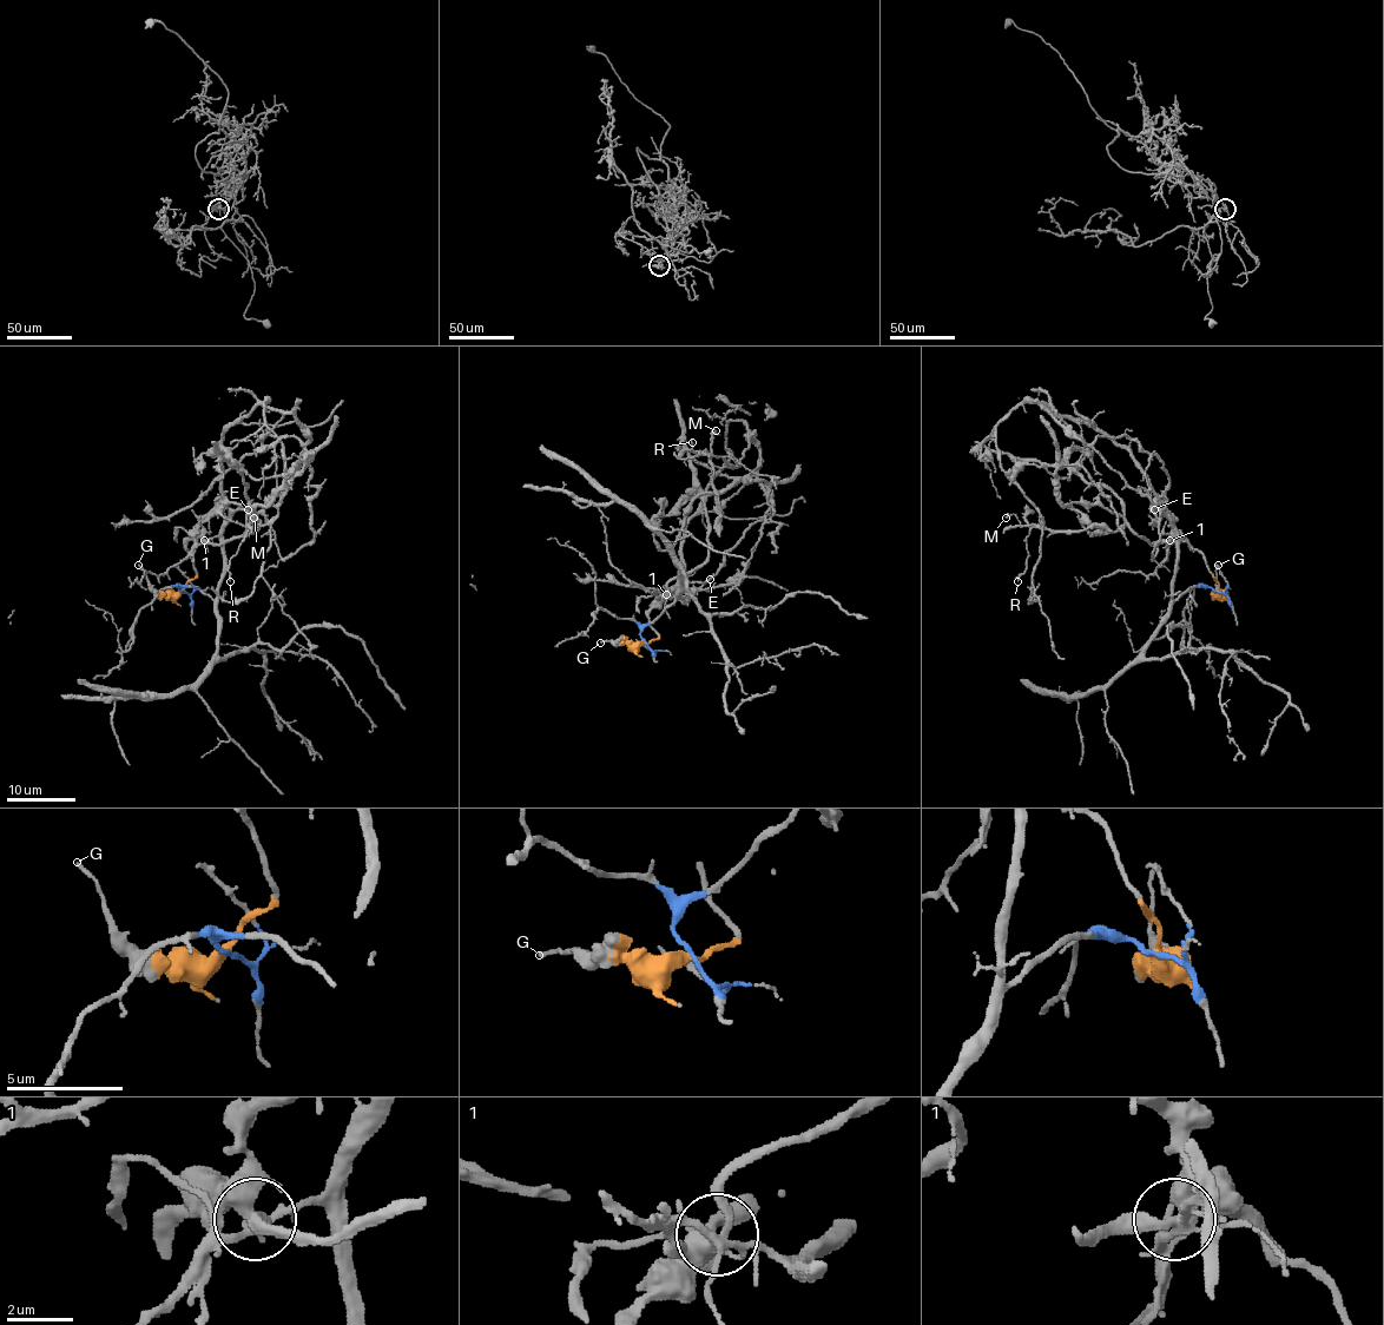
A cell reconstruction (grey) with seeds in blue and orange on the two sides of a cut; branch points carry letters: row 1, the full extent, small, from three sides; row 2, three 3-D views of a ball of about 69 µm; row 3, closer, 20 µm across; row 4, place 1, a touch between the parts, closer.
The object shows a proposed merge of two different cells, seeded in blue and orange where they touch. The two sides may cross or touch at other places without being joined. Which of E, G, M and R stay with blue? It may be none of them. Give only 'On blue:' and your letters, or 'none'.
On blue: none

